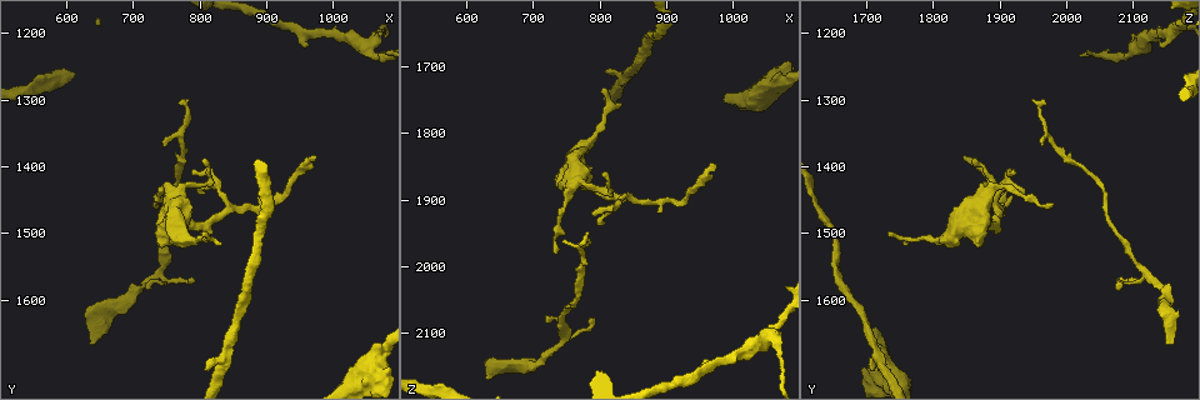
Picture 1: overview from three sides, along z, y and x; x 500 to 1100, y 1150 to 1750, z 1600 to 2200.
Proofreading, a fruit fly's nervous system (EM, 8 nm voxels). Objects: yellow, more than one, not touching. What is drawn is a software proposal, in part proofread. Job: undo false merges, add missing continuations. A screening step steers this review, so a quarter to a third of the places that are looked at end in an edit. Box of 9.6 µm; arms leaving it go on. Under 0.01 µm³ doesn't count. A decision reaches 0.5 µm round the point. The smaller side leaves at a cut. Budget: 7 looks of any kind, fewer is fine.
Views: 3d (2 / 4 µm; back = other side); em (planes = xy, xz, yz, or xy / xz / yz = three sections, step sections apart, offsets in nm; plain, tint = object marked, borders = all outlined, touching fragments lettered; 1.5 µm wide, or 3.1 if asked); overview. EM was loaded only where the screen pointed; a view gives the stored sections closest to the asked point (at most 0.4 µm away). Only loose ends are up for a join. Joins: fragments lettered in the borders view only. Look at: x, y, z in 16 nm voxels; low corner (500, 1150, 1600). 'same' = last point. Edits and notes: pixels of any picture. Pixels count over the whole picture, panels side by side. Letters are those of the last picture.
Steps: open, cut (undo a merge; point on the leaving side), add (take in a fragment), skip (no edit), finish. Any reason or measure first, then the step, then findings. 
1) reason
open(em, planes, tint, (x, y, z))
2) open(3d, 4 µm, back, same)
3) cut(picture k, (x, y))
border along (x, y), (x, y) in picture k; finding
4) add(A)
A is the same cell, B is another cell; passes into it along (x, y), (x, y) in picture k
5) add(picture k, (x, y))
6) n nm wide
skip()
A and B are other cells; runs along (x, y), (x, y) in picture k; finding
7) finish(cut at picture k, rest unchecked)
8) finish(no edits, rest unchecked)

tapers out
open(3d, 4 µm, (720, 1585, 2080))

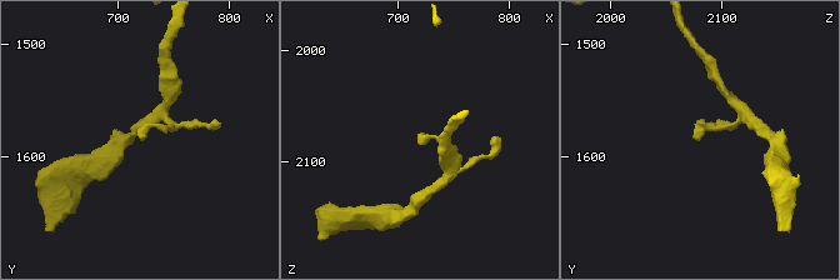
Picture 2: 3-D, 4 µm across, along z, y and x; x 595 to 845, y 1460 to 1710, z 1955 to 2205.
need the tissue
open(em, xy, step 4, tint, (722, 1584, 2078))

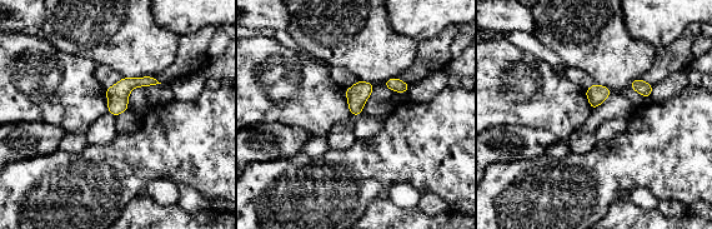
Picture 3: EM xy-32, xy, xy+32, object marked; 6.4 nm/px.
open(em, planes, borders, same)

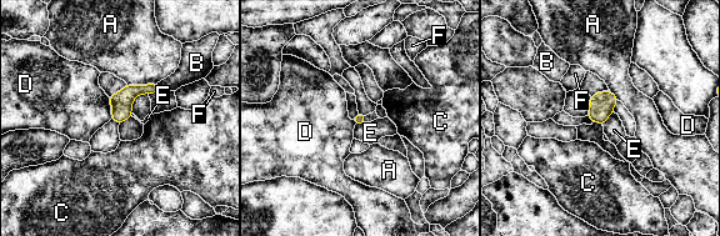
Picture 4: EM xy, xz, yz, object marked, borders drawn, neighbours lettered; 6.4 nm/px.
A touches over 190 nm
skip()
A, B, C, D, E and F are other cells; border along (613, 111), (603, 125) in picture 4; no lettered fragment goes on from it

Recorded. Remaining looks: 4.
an open end
open(3d, 2 µm, back, (640, 1665, 2160))

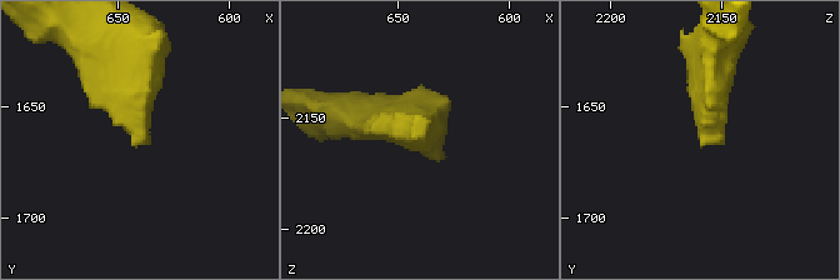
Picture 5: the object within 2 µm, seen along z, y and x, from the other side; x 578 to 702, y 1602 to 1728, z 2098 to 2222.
shape alone is not enough
open(em, planes, borders, (643, 1668, 2159))

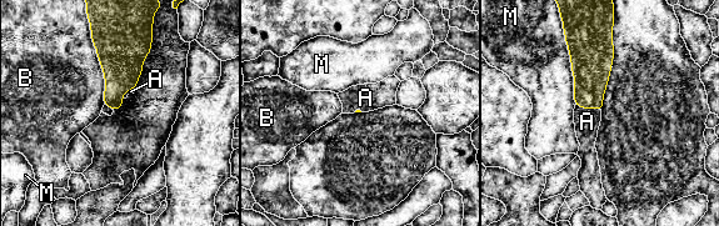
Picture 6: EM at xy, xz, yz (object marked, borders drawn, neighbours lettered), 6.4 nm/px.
add(A)
A is the same cell, B and M are other cells; passes into it along (592, 69), (588, 108), (587, 121) in picture 6; the cell continues

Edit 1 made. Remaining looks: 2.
thin end
open(em, xy, step 8, tint, (970, 1385, 1850))

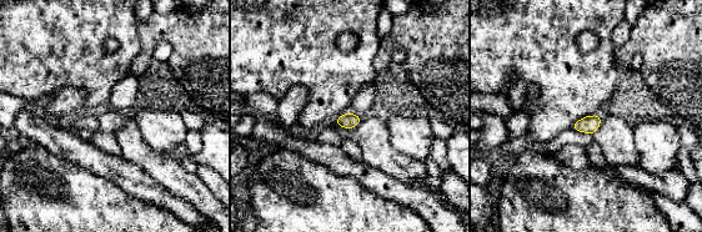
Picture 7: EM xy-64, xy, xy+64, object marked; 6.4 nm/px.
another direction
open(em, planes, borders, same)

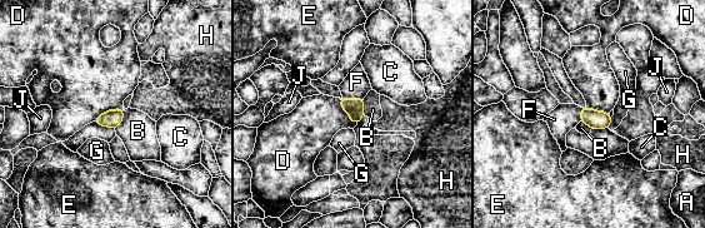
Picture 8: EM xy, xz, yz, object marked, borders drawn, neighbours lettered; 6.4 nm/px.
add(F)
F is the same cell, A, B, C, D, E, G, H and J are other cells; passes into it along (354, 107), (353, 99), (356, 85) in picture 8; it goes on there

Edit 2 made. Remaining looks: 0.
finish(add at picture 6, add at picture 8, rest unchecked)

